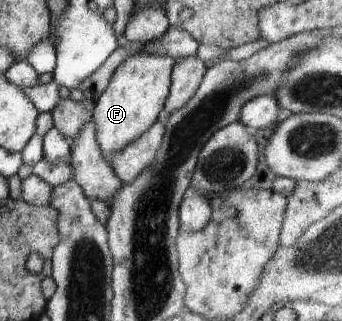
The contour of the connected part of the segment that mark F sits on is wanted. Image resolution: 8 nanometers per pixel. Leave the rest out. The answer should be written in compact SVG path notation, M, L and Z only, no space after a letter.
M134 54L122 62L100 98L93 108L96 140L104 160L110 163L110 158L124 150L130 142L138 140L156 120L164 108L171 85L171 72L174 60L158 54Z

